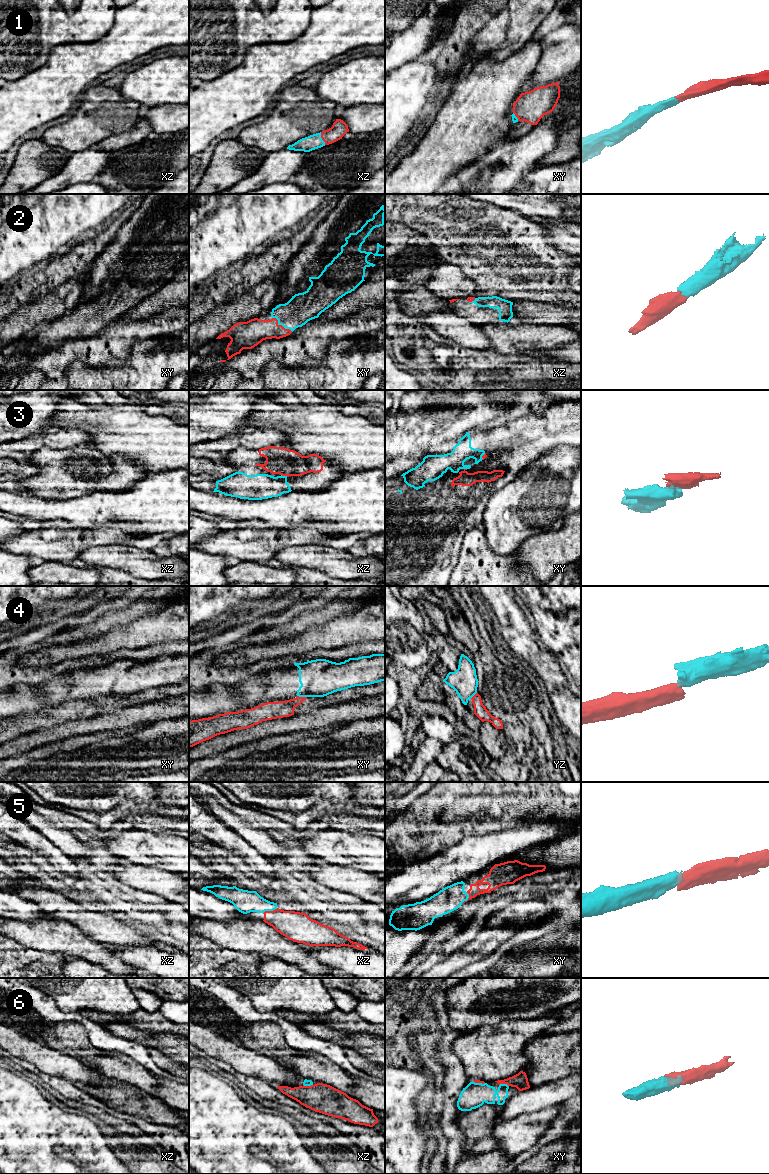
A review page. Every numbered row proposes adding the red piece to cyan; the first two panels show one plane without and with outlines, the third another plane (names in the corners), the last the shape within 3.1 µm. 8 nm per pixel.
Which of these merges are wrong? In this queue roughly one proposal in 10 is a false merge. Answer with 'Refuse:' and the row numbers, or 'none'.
Refuse: 4

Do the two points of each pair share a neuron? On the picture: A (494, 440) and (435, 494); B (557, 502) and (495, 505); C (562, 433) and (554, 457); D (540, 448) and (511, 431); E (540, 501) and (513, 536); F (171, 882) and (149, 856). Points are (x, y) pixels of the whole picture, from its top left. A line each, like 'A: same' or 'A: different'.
A: same
B: same
C: different
D: same
E: same
F: different

